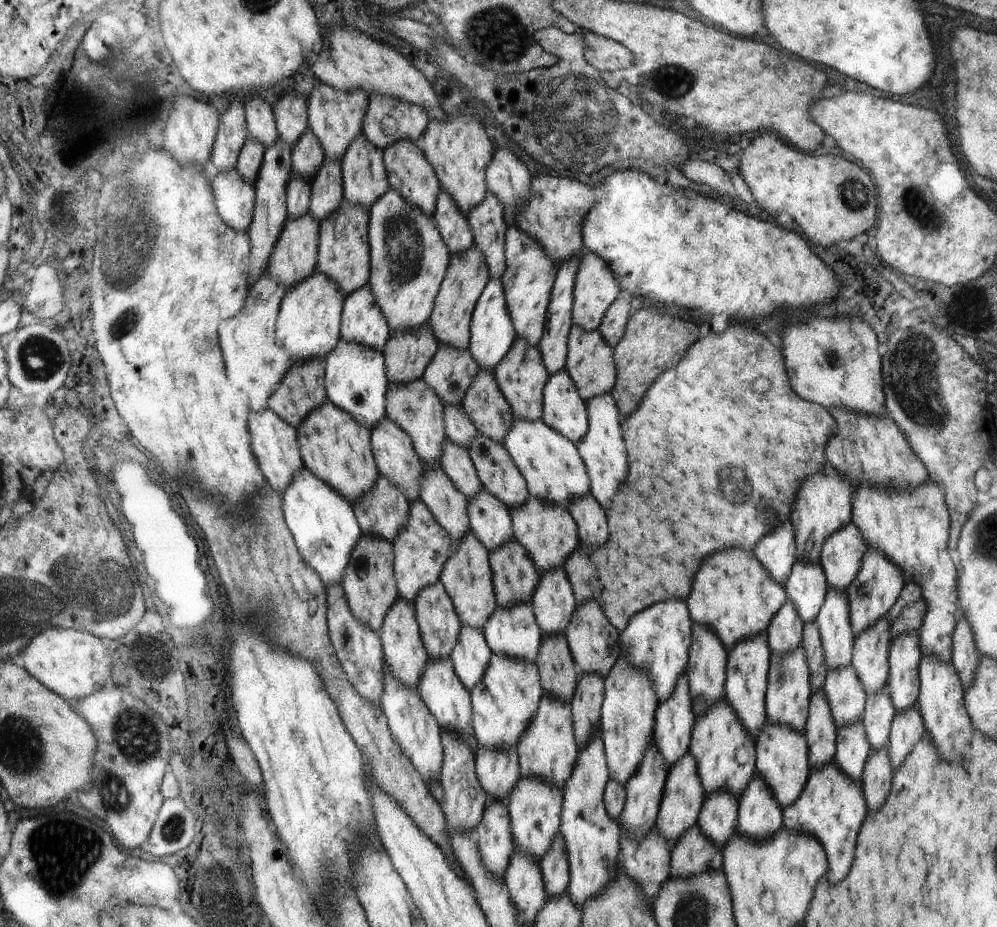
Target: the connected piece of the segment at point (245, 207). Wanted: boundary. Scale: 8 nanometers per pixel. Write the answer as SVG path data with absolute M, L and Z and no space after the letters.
M236 167L213 172L212 176L217 208L225 223L247 232L255 209L254 185L242 178Z

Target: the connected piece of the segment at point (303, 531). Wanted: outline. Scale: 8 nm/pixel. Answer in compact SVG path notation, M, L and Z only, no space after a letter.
M307 465L299 468L287 489L284 489L282 498L284 518L288 528L292 530L300 554L320 574L325 588L328 585L341 584L351 552L362 535L354 514L353 502L311 471Z

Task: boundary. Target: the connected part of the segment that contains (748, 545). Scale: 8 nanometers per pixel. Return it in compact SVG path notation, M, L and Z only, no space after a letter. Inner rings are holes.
M730 326L722 334L708 332L708 336L697 340L696 344L692 343L691 346L692 348L687 348L688 354L683 356L674 368L664 371L662 373L664 376L661 374L660 380L656 380L656 384L652 384L652 388L648 388L648 396L644 396L642 408L636 408L636 412L632 412L632 416L624 418L623 430L628 432L628 460L632 460L632 472L628 474L628 480L616 492L616 496L612 498L612 502L606 508L610 536L604 542L591 546L587 551L590 560L597 568L602 587L600 598L603 612L620 633L626 630L630 620L645 608L668 598L686 598L690 594L692 578L698 572L700 560L704 556L712 554L716 550L722 550L722 548L732 548L732 546L744 548L746 552L752 553L756 543L767 532L780 526L783 522L790 521L790 506L794 502L796 488L800 486L800 480L804 480L808 474L822 471L827 457L824 456L824 446L836 426L836 421L827 408L812 404L812 402L804 402L800 396L794 394L794 390L790 388L788 372L786 372L780 350L776 350L768 342L768 338L762 336L760 332L754 332L746 326ZM756 382L766 382L770 386L766 390L764 388L756 390L754 388ZM624 512L626 512L626 554L624 554Z

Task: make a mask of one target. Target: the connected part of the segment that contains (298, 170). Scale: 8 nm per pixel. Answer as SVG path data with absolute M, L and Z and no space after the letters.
M308 128L300 135L293 148L292 175L300 175L305 179L312 180L325 157L318 137Z

